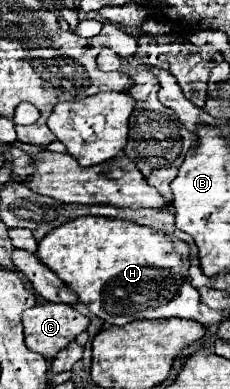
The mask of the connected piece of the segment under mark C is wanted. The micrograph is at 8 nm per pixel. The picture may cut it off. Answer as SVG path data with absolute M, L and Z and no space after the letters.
M42 303L26 309L22 327L26 347L34 353L54 359L54 355L72 343L88 327L88 317L78 313L72 305Z

